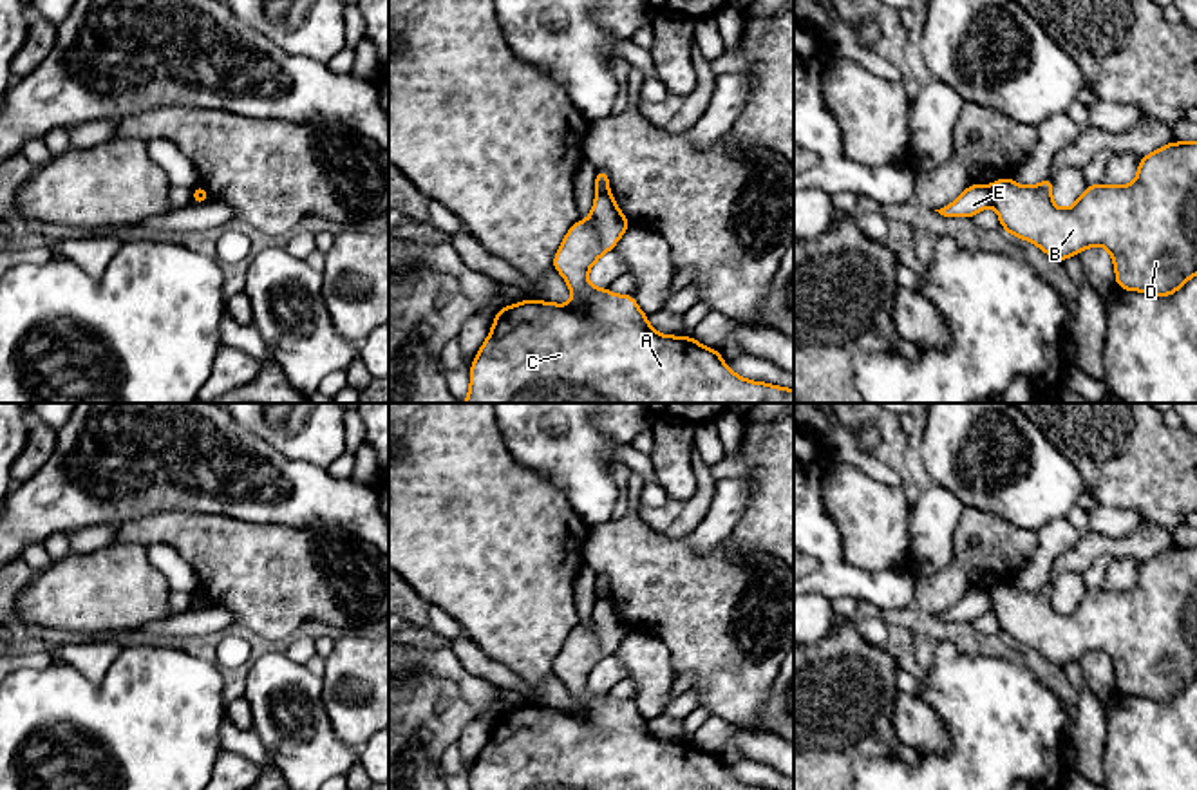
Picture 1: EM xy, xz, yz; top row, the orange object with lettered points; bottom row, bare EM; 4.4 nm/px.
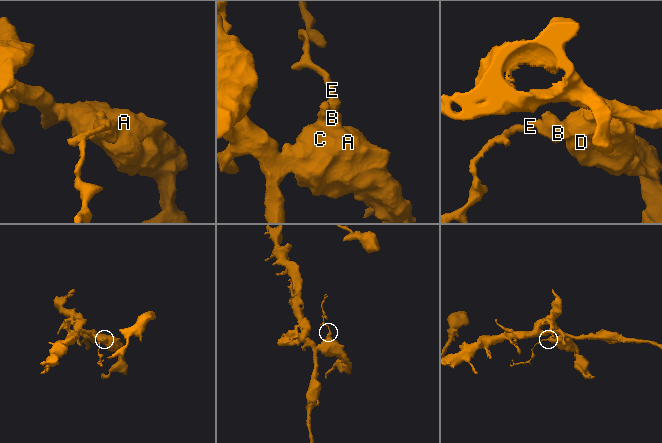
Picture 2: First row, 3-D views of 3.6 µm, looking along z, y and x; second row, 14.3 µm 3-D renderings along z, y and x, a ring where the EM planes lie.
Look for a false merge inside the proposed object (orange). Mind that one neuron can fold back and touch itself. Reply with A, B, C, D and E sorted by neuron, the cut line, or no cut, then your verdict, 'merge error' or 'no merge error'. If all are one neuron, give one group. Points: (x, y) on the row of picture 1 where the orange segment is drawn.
A B C D / E | yz (988, 188), (991, 203) | merge error

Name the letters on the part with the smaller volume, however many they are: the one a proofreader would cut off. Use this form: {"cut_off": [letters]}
{"cut_off": ["E"]}

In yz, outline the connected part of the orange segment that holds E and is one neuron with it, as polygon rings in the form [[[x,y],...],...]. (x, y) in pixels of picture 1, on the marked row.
[[[969,184],[966,192],[951,204],[935,210],[944,217],[975,217],[991,204],[989,188],[984,184]]]

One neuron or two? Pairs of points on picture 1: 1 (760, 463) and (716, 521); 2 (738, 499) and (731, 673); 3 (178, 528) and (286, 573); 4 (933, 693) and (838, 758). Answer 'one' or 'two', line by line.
1: two
2: two
3: one
4: two

